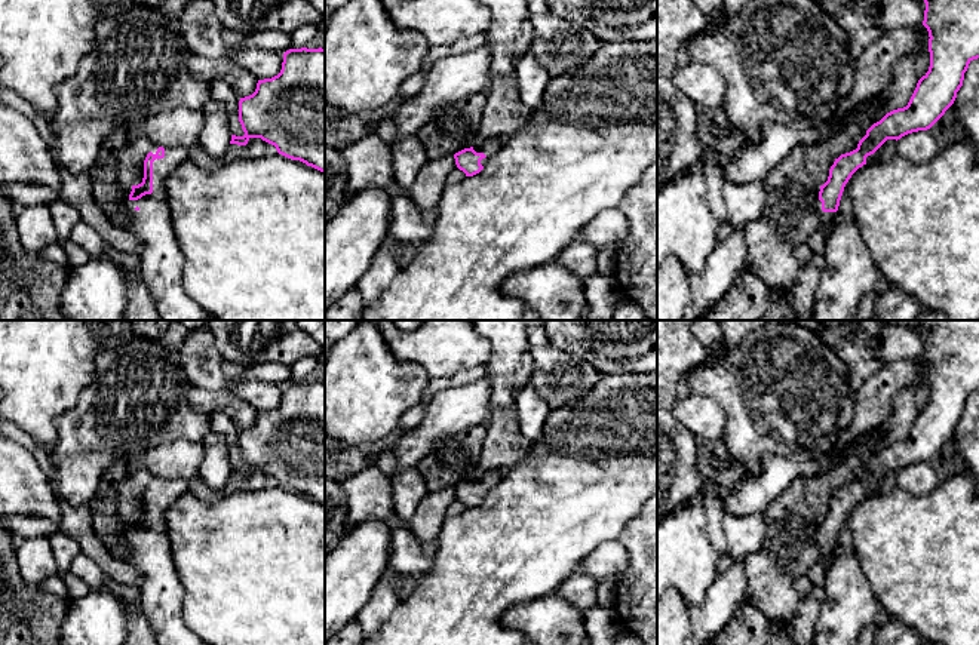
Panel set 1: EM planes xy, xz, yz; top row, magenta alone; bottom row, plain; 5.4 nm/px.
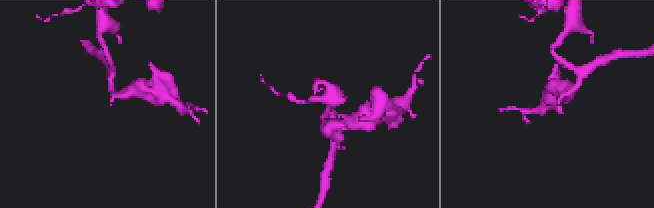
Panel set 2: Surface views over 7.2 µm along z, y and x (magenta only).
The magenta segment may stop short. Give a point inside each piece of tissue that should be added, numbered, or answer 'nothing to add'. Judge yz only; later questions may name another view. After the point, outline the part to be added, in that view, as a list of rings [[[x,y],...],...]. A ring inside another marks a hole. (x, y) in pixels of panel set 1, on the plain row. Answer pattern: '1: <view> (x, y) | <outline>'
1: yz (825, 550) | [[[819,531],[816,534],[816,541],[817,541],[819,552],[820,552],[819,563],[826,569],[829,566],[835,544],[823,544],[822,534]]]

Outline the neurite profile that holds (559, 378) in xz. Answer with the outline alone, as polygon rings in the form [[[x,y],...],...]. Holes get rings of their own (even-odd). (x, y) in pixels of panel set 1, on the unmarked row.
[[[550,344],[531,347],[530,366],[530,383],[550,409],[577,402],[598,384],[602,375],[589,362]]]

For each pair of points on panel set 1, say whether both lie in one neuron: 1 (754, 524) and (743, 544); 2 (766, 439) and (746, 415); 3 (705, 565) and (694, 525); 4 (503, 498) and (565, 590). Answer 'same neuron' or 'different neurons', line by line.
1: same neuron
2: same neuron
3: same neuron
4: different neurons

